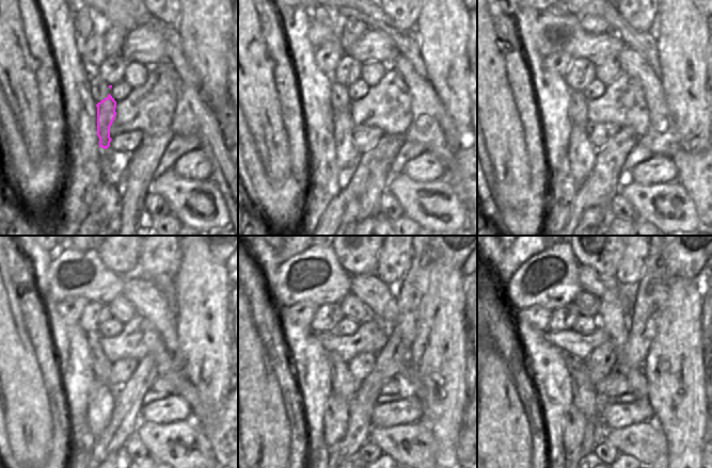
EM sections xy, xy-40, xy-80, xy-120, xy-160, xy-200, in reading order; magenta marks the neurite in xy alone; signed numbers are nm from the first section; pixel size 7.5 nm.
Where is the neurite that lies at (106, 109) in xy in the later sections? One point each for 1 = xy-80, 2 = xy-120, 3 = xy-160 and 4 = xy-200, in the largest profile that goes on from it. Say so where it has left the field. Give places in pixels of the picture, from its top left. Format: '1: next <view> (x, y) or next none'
1: next xy-80 (582, 152)
2: next xy-120 (101, 397)
3: next xy-160 (336, 415)
4: next xy-200 (574, 422)

